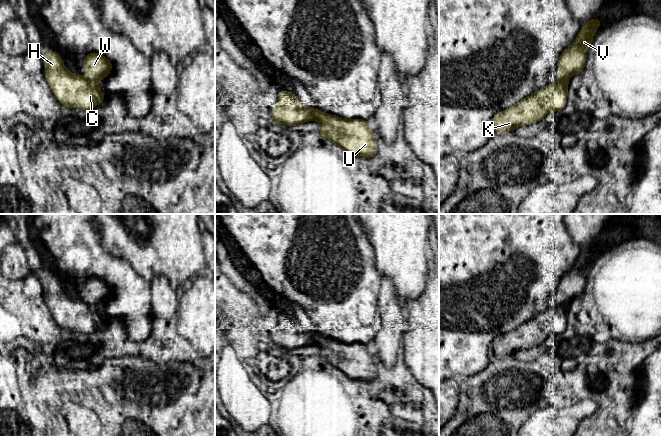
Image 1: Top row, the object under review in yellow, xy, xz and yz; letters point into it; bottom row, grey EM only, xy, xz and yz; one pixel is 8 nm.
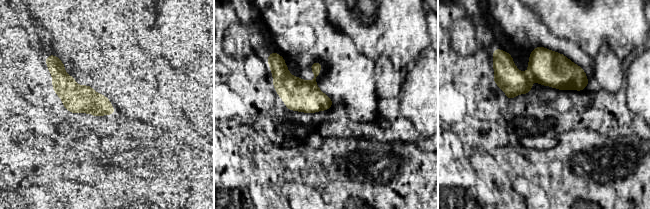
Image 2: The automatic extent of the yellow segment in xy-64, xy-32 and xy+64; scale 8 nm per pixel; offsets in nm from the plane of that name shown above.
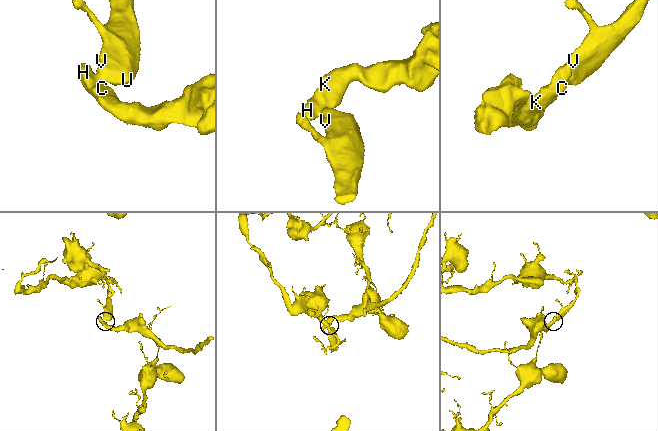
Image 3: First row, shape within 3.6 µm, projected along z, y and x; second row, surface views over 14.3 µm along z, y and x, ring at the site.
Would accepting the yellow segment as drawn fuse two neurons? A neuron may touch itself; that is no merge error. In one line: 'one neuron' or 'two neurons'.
two neurons

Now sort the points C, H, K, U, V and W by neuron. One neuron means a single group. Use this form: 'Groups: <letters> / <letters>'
Groups: C H K / U V W

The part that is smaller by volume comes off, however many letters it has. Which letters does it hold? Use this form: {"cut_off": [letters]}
{"cut_off": ["C", "H", "K"]}

